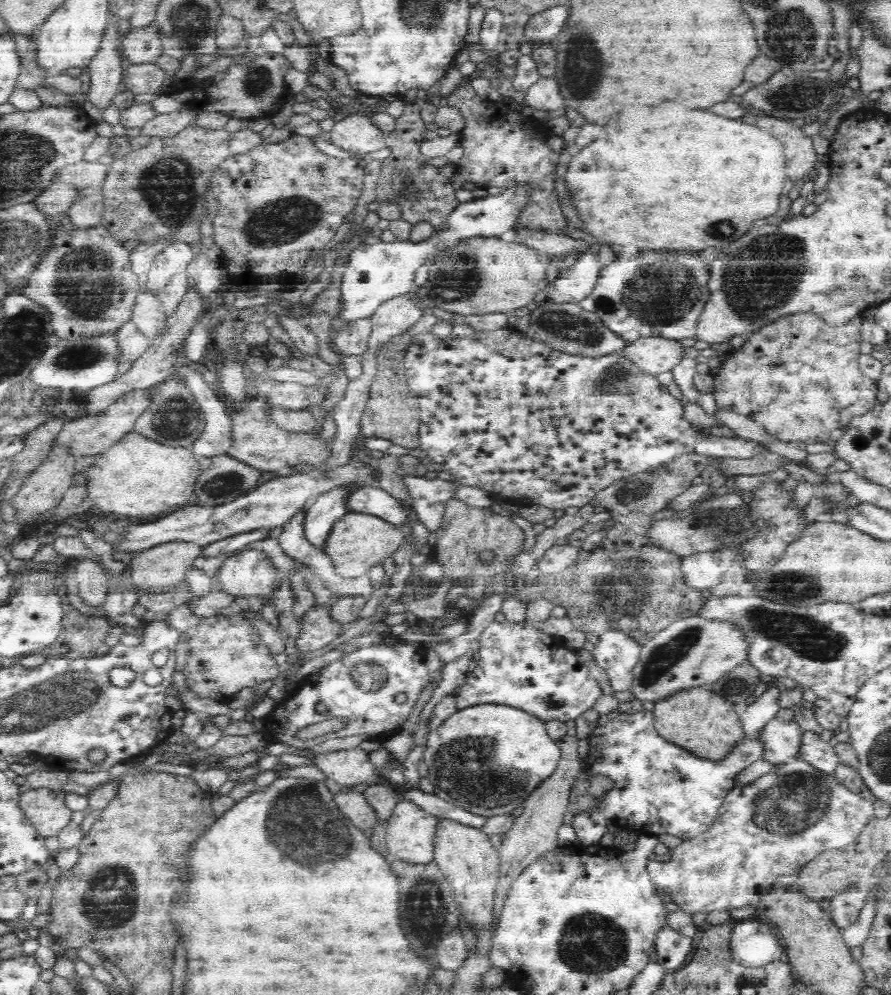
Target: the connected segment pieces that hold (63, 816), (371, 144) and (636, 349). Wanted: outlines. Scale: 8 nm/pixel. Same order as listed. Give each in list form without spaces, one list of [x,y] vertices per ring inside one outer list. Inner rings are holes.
[[[48,787],[31,789],[19,796],[20,806],[43,837],[57,836],[70,824],[73,810],[66,800],[64,790],[56,791]]]
[[[339,113],[329,132],[335,146],[352,154],[368,154],[385,146],[386,134],[372,124],[369,116]]]
[[[648,337],[629,342],[622,353],[627,354],[642,370],[657,375],[680,364],[680,360],[686,354],[686,348],[676,340]]]

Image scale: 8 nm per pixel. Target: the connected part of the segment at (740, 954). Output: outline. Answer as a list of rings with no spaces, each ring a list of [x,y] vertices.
[[[752,917],[740,920],[731,934],[733,960],[744,967],[761,967],[780,960],[783,949],[772,928]]]

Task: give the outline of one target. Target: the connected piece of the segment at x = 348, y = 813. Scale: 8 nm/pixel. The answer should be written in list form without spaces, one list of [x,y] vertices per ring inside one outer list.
[[[340,792],[333,795],[334,803],[341,814],[357,830],[364,831],[377,824],[376,814],[368,806],[363,793]]]

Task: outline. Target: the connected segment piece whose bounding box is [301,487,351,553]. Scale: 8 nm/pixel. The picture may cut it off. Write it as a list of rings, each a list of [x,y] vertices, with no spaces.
[[[336,488],[317,496],[304,510],[304,522],[301,523],[301,532],[308,548],[313,552],[327,553],[327,540],[331,536],[333,526],[347,512],[344,505],[344,495],[351,488]]]

